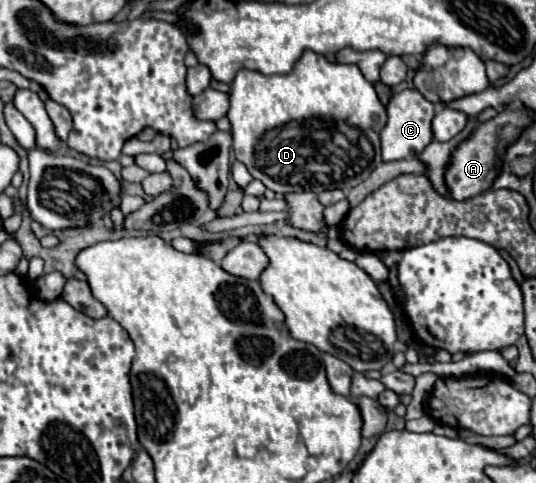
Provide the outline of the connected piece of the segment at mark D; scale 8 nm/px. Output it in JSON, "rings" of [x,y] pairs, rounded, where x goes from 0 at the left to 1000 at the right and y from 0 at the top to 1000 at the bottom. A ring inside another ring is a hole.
{"rings":[[[569,106],[535,155],[491,155],[450,143],[431,172],[427,197],[431,226],[424,242],[431,251],[438,325],[476,371],[513,400],[659,391],[711,342],[707,275],[722,255],[722,230],[700,180],[677,159],[666,135],[614,130],[603,114]]]}

